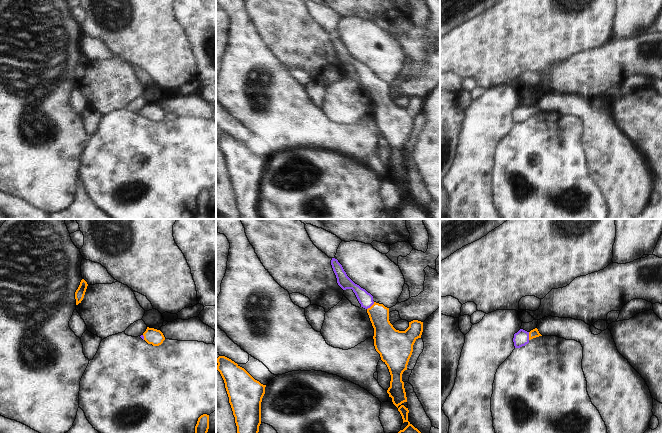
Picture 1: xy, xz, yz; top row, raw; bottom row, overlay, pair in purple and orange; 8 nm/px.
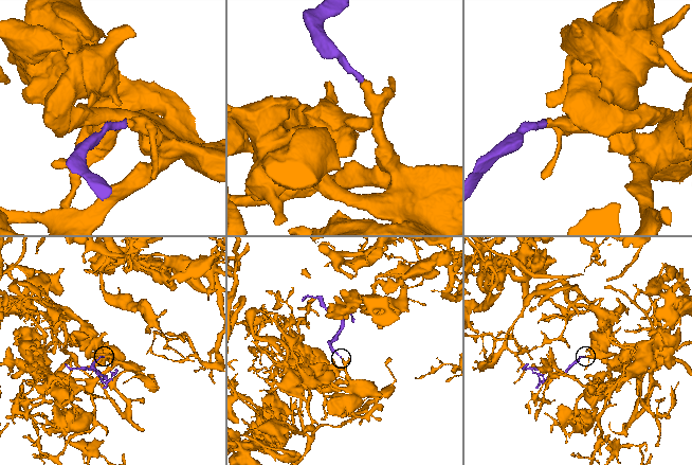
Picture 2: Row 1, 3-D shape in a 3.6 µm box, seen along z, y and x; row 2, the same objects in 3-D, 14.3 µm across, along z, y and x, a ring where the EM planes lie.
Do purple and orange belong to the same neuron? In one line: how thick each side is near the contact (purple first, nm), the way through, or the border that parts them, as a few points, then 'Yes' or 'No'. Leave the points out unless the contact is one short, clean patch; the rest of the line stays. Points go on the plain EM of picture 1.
Thickness 110 nm (purple) against 180 nm. Path across: xz (365, 75), (370, 82), (379, 91), (384, 109). Yes

